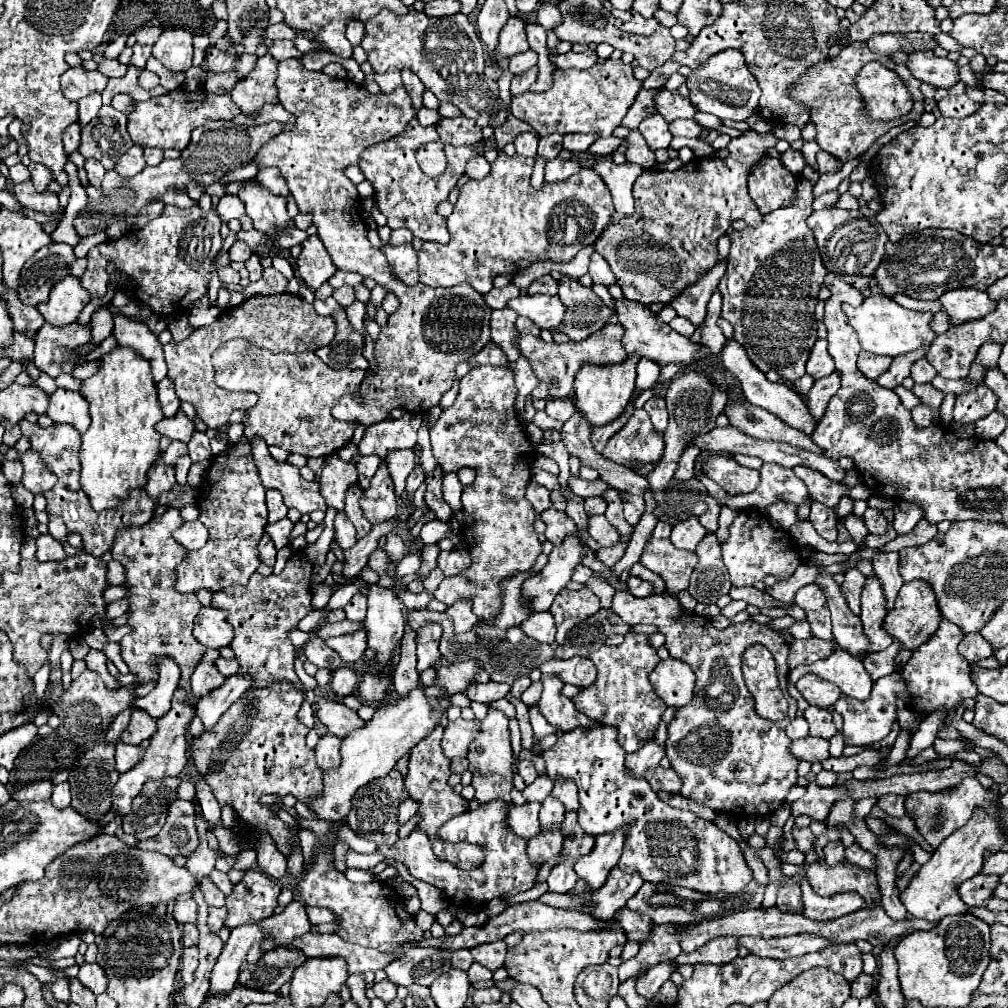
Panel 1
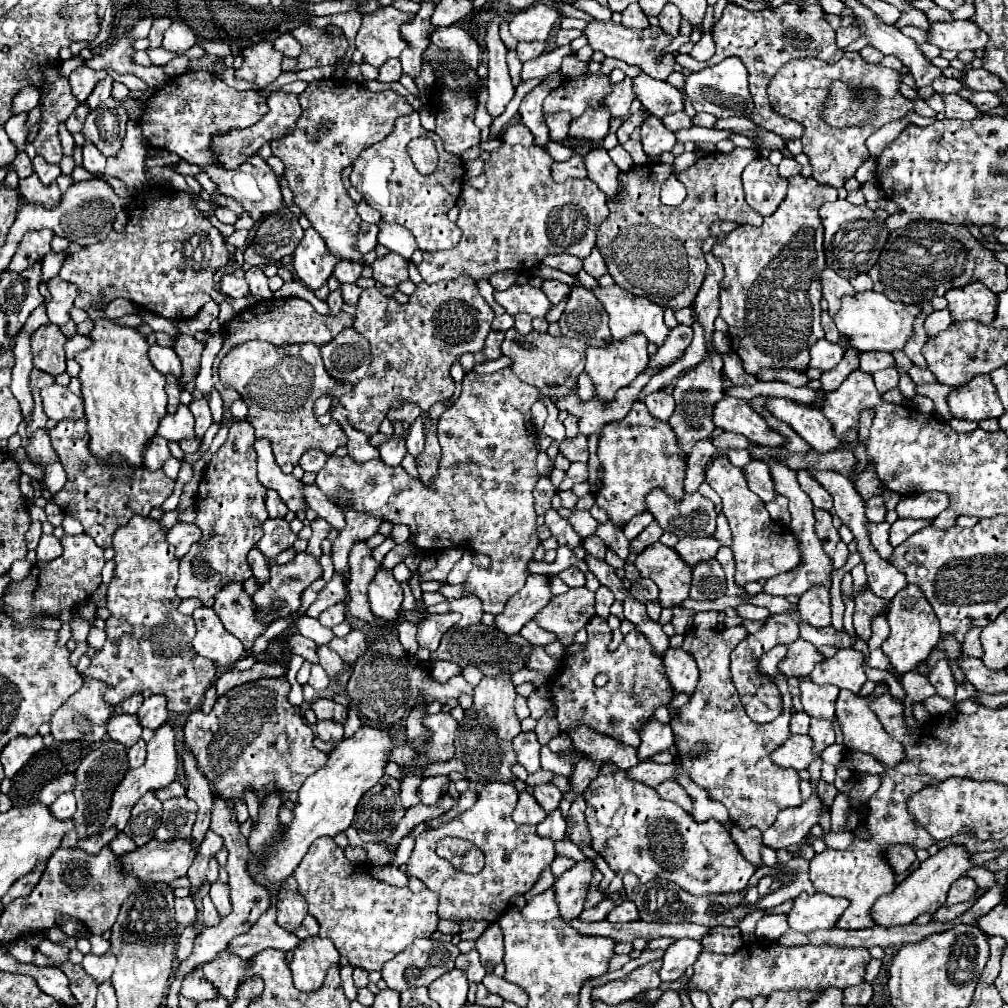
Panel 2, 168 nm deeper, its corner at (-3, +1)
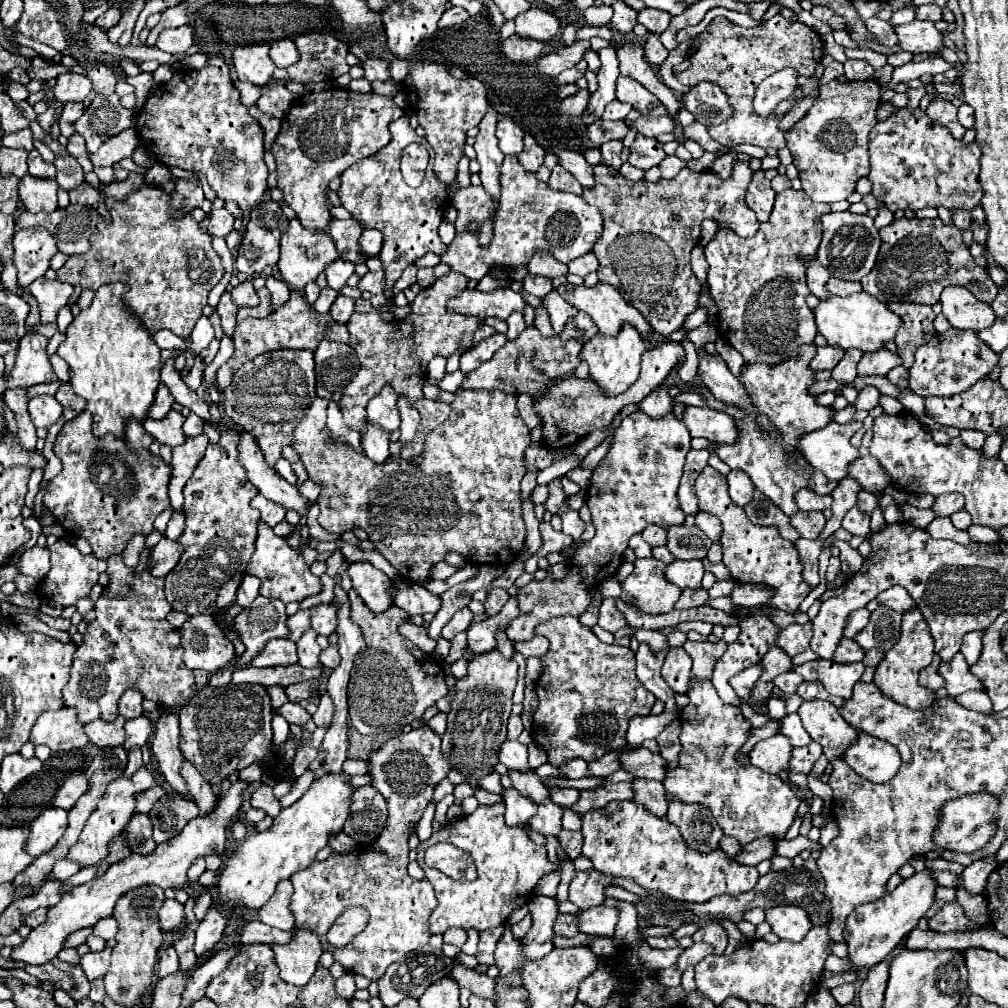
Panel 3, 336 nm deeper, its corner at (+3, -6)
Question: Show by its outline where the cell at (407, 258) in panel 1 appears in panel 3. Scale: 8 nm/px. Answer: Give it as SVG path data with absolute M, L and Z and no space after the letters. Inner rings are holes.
M378 270L378 272L368 272L364 278L360 278L358 282L358 290L366 290L370 294L380 294L384 292L384 286L386 286L386 274L384 270Z

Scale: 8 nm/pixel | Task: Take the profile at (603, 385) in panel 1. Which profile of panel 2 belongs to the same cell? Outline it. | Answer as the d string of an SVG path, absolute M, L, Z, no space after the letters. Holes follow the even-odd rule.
M634 333L628 335L628 339L620 339L620 341L610 341L608 347L588 347L586 349L586 373L592 377L594 381L594 389L596 395L600 399L612 401L616 391L622 387L628 387L648 365L648 339L644 339L642 333Z

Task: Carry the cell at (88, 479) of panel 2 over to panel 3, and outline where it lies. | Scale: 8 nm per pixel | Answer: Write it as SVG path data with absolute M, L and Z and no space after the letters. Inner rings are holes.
M84 410L74 420L68 420L56 436L54 454L62 462L62 472L48 484L44 494L44 504L52 510L54 518L66 528L72 530L76 536L82 536L90 542L92 554L96 558L110 558L112 554L120 554L128 540L134 534L150 534L154 530L156 516L170 506L168 500L168 464L164 464L158 456L150 450L130 450L122 440L114 436L94 438L92 436L92 418L90 412Z

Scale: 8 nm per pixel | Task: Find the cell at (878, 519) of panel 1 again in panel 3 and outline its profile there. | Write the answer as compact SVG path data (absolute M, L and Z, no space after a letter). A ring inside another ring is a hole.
M860 490L858 492L858 502L856 502L858 510L862 510L864 514L872 514L872 510L878 506L878 498L872 494L872 492L866 492L866 490Z

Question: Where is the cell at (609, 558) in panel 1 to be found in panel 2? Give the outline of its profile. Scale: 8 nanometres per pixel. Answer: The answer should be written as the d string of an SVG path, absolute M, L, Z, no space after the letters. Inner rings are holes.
M654 519L644 531L642 531L642 535L640 535L640 539L636 539L636 543L632 543L632 547L630 547L630 551L632 553L642 553L648 545L652 545L652 543L656 543L660 537L662 537L662 527L658 525L658 521Z

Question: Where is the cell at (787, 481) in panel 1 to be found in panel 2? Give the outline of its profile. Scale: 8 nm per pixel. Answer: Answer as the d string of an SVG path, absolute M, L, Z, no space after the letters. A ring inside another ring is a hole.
M750 461L742 469L744 469L744 477L746 477L750 491L754 491L764 503L768 503L776 497L776 491L772 491L772 479L770 479L770 471L768 471L766 463Z

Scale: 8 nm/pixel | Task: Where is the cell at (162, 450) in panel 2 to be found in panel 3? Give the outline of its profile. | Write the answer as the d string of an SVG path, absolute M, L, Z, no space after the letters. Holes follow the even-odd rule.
M130 420L128 426L126 426L126 444L132 448L132 450L140 450L140 448L150 448L152 444L152 436L146 434L142 422L138 420Z

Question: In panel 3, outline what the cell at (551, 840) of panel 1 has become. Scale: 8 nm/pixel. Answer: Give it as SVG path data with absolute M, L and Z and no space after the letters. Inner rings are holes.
M544 802L538 806L534 818L530 818L530 828L544 834L544 836L558 836L562 830L562 808L554 802Z

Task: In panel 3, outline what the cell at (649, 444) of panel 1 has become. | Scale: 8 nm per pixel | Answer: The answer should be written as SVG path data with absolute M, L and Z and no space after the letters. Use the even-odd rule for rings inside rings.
M640 410L632 412L622 420L618 430L614 432L614 442L606 458L592 470L590 488L588 488L588 508L592 512L592 522L596 526L594 538L588 546L576 550L572 560L568 562L570 574L560 582L546 576L546 580L532 580L528 586L520 588L520 616L510 622L506 636L512 642L534 638L534 630L538 624L548 622L550 618L560 616L582 616L590 604L588 588L596 586L610 574L618 570L622 562L622 552L628 546L628 538L632 534L642 532L648 524L672 526L682 524L684 514L678 506L676 490L680 486L684 458L690 450L690 432L682 426L674 414L666 418L652 420Z

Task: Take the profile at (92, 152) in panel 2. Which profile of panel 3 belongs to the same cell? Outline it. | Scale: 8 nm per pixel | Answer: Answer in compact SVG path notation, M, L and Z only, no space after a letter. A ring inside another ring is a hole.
M74 134L70 138L70 144L66 146L66 150L78 160L78 164L84 168L84 172L92 172L94 170L94 164L90 162L90 154L86 150L86 144L84 144L84 138L80 134Z

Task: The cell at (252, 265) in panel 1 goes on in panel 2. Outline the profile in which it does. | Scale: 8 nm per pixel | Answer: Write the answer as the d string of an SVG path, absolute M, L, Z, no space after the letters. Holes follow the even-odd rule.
M258 267L248 269L244 279L248 281L250 293L254 295L256 301L264 301L264 299L270 299L270 297L272 297L272 291L268 289L268 277L264 275L262 269L258 269Z

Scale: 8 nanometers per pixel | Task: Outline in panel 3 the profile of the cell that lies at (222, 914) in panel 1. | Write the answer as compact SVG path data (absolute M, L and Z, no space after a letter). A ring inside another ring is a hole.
M204 892L204 894L200 894L200 896L196 898L194 914L196 914L196 918L198 918L198 920L202 920L202 918L206 916L206 910L210 908L210 904L212 904L212 896L210 896L208 892Z

